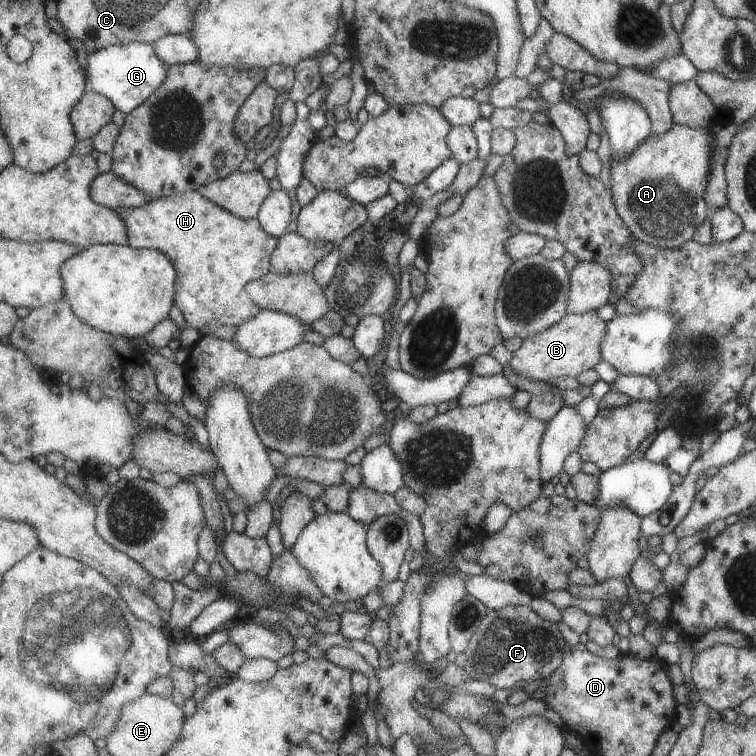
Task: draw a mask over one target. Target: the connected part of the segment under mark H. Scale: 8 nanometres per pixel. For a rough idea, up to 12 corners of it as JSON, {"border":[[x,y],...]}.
{"border":[[197,190],[120,207],[132,248],[165,253],[188,327],[264,310],[251,281],[280,240]]}

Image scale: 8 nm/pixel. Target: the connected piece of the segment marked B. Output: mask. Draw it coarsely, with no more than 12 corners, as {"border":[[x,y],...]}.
{"border":[[566,314],[524,339],[506,367],[529,380],[601,362],[607,321]]}

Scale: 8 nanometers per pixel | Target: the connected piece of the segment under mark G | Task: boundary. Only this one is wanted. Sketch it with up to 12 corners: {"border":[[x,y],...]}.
{"border":[[150,43],[88,54],[86,88],[128,114],[165,82]]}

